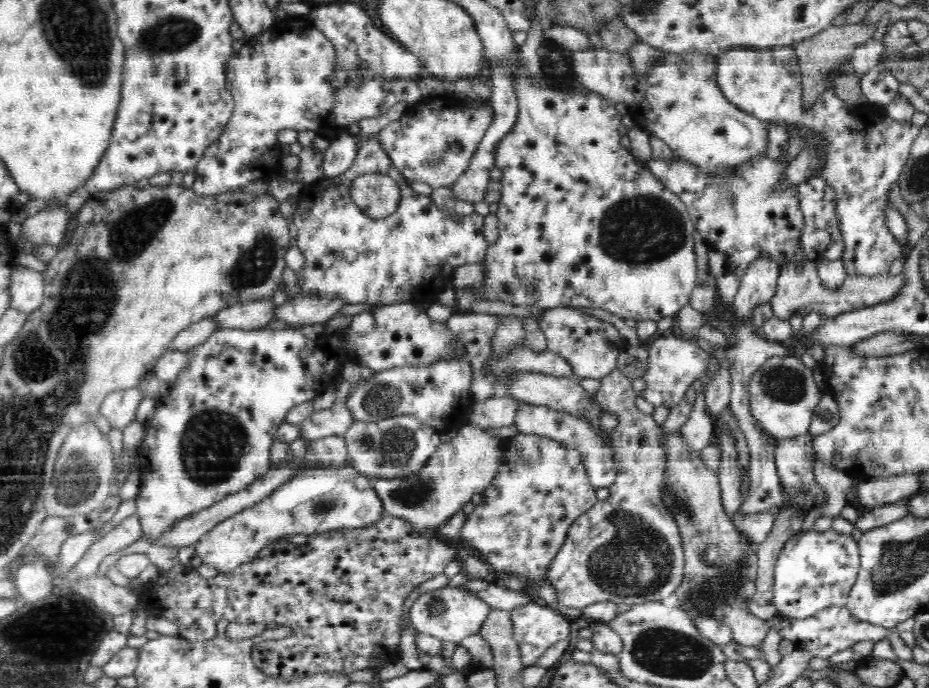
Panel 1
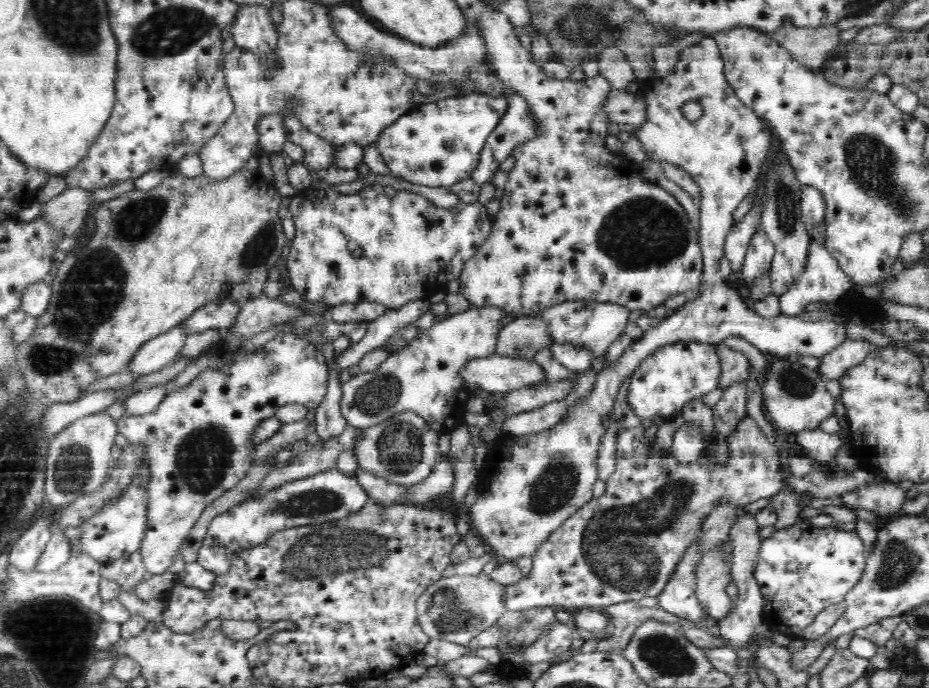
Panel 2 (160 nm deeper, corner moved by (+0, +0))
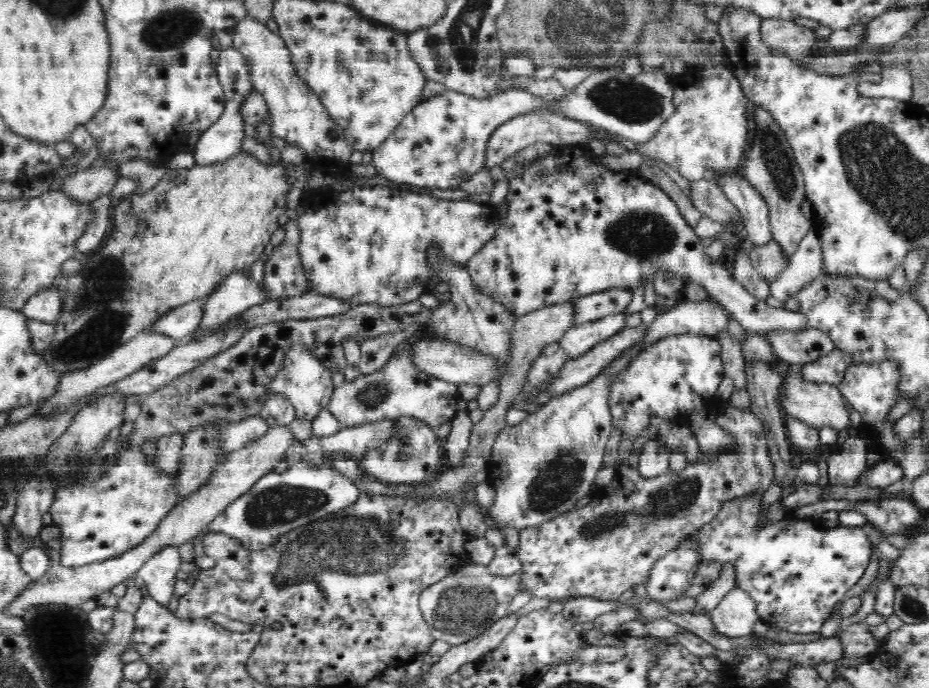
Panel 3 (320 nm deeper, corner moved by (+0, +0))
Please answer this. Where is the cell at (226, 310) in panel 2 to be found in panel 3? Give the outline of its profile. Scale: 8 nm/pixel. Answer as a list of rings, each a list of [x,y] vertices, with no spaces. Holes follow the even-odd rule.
[[[206,299],[182,304],[179,309],[169,312],[148,331],[164,334],[177,341],[186,339],[190,333],[196,332],[196,328],[201,324],[205,304]]]

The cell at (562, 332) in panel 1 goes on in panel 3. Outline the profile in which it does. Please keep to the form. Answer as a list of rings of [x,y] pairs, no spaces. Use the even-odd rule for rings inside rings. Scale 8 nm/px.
[[[622,289],[598,292],[584,296],[575,302],[575,324],[582,326],[586,322],[600,320],[608,314],[622,314],[632,301],[631,293]]]

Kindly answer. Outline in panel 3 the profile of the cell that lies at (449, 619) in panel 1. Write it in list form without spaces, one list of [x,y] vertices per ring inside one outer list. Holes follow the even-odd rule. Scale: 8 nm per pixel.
[[[480,564],[467,565],[460,571],[452,572],[421,592],[419,607],[424,622],[435,639],[451,645],[464,644],[507,615],[522,576],[523,572],[516,572],[512,576],[496,576],[488,571],[487,566]]]

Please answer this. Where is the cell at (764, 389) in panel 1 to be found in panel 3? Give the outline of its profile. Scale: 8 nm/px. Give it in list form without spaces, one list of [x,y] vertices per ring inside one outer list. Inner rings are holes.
[[[792,374],[786,380],[786,394],[788,396],[782,400],[782,406],[788,416],[794,416],[794,419],[790,419],[790,421],[798,421],[798,423],[814,428],[832,428],[841,434],[841,439],[852,431],[850,412],[846,409],[844,397],[836,385],[816,383],[805,380],[801,374]]]

